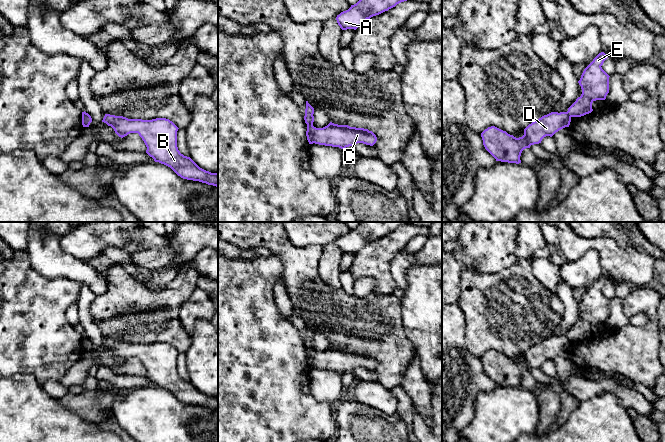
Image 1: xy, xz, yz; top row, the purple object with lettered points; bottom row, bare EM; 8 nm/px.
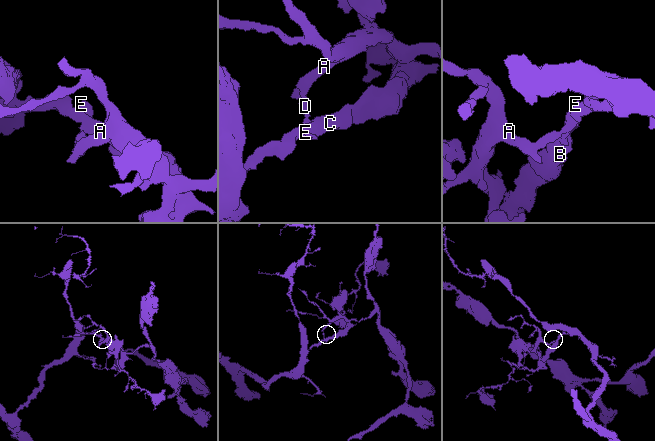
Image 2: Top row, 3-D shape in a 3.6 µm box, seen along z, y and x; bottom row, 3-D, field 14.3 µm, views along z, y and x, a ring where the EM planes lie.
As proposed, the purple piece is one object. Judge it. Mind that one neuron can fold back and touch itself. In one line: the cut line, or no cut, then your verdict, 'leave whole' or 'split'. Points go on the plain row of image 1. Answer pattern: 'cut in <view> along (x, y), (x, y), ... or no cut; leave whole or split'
cut in xz along (307, 348), (312, 349); split

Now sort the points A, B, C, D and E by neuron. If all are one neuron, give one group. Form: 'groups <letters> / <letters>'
groups A D / B C E

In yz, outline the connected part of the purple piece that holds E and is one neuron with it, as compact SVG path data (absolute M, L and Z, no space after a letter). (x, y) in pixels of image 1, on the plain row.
M604 276L599 277L584 293L578 305L582 318L568 332L571 341L581 341L593 335L592 327L596 324L605 324L609 317L609 299L602 293L608 282Z

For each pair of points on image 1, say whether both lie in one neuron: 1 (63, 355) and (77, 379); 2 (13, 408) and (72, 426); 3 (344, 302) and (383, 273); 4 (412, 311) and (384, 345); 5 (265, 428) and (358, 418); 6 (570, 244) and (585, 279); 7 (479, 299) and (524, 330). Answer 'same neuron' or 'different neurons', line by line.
1: different neurons
2: same neuron
3: different neurons
4: different neurons
5: different neurons
6: different neurons
7: same neuron

